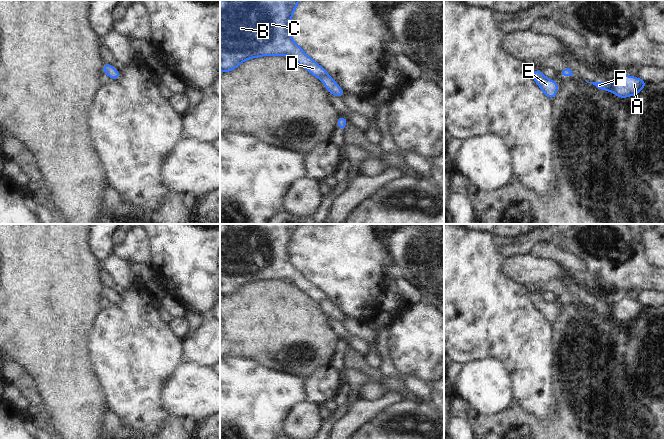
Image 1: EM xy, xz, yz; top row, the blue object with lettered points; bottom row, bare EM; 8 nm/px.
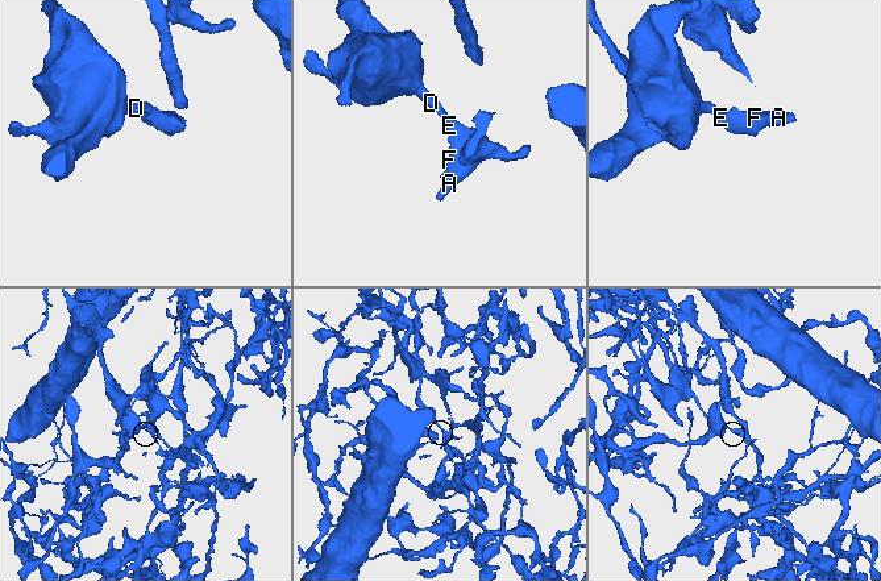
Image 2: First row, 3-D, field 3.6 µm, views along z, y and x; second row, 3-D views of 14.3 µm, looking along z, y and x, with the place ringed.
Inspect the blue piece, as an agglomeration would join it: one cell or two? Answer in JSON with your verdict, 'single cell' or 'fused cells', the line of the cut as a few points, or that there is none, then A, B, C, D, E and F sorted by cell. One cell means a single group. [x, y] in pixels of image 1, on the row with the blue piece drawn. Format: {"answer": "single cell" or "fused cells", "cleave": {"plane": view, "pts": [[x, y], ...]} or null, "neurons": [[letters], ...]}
{"answer": "single cell", "cleave": null, "neurons": [["A", "B", "C", "D", "E", "F"]]}

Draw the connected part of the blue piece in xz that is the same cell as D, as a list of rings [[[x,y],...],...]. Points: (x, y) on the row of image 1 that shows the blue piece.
[[[220,0],[220,71],[231,72],[252,58],[291,56],[296,63],[321,80],[329,93],[341,99],[345,90],[292,38],[290,23],[299,3],[299,0]]]

